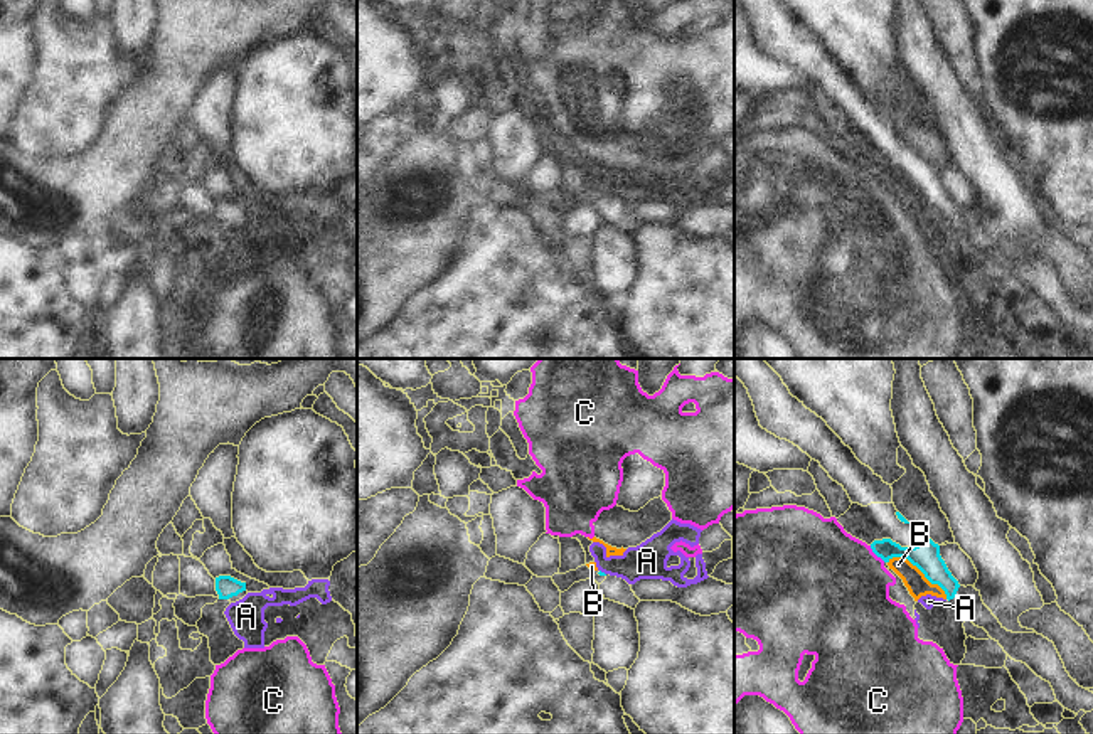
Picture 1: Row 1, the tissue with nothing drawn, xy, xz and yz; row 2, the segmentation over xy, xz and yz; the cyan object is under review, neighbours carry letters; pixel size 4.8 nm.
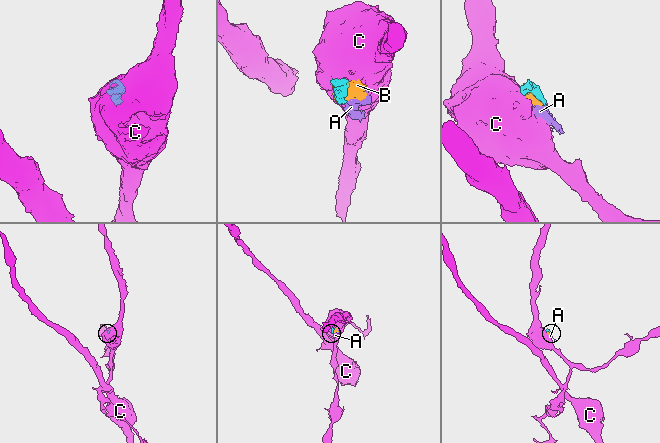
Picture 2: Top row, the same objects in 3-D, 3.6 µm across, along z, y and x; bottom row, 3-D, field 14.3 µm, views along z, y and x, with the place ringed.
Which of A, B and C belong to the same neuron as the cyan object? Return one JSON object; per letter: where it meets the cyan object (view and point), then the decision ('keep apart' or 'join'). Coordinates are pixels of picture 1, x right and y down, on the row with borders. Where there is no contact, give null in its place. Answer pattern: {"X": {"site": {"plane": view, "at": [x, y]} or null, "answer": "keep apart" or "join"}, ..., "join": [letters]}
{"A": {"site": {"plane": "xz", "at": [603, 573]}, "answer": "keep apart"}, "B": {"site": {"plane": "yz", "at": [920, 569]}, "answer": "join"}, "C": {"site": {"plane": "yz", "at": [876, 554]}, "answer": "keep apart"}, "join": ["B"]}

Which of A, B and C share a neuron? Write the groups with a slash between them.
A C / B

